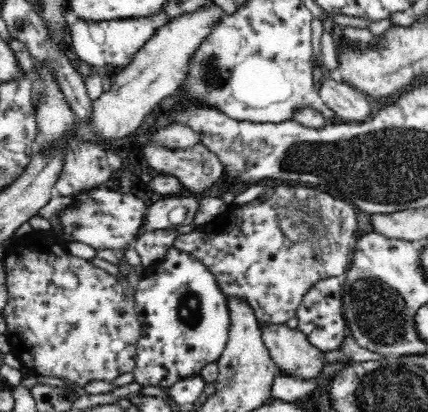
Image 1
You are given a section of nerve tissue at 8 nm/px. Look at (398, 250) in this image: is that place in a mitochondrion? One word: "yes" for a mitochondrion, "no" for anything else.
no

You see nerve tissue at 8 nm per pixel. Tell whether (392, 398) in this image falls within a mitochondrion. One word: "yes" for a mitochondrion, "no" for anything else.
yes

